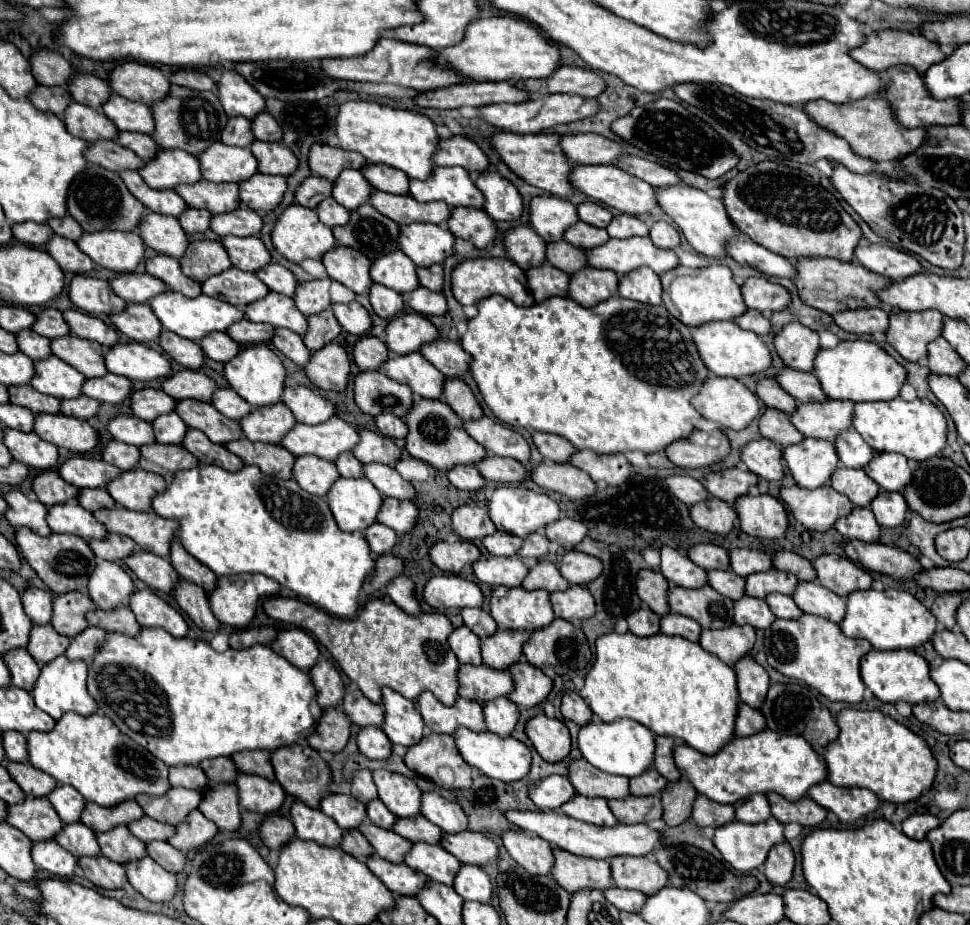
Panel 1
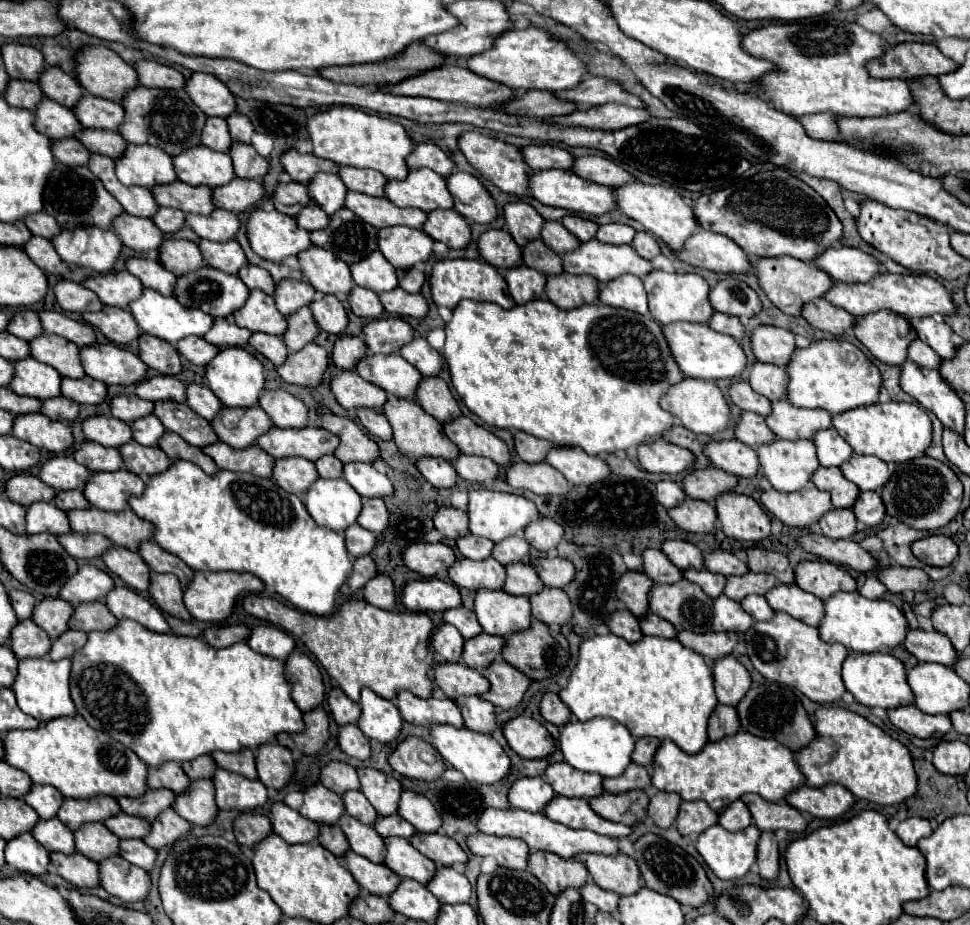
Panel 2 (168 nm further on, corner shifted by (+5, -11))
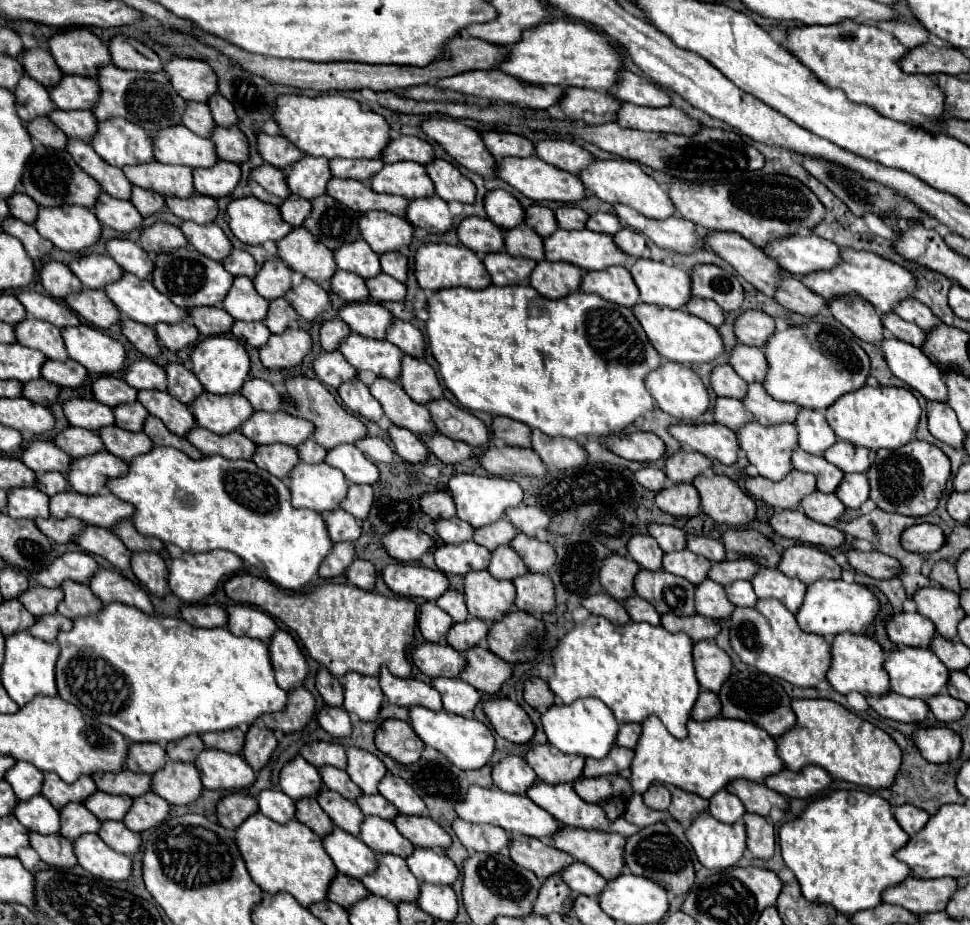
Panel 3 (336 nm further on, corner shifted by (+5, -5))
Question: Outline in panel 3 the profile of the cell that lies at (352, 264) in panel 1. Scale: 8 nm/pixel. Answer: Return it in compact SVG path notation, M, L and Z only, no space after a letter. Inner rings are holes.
M304 226L294 228L292 234L288 234L282 242L278 242L278 256L296 272L302 272L310 280L330 280L332 274L338 270L334 252L328 250L322 242L318 242L316 236L312 236Z

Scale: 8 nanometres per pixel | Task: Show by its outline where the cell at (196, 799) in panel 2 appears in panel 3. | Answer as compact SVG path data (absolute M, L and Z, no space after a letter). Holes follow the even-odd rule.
M168 760L168 764L156 772L152 780L154 792L176 806L188 806L196 802L204 790L196 766L184 762Z

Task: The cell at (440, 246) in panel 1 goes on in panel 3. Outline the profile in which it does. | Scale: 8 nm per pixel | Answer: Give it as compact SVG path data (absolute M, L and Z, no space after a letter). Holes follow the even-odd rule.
M366 212L360 216L360 232L376 254L396 252L410 246L414 240L414 226L390 212Z

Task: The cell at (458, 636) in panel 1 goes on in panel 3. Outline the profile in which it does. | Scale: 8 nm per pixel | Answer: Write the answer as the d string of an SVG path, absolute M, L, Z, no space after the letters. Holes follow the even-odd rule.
M426 602L420 608L420 620L418 620L418 628L422 632L422 636L428 642L436 642L436 644L444 644L446 642L446 634L448 630L454 626L454 620L440 610L436 604Z

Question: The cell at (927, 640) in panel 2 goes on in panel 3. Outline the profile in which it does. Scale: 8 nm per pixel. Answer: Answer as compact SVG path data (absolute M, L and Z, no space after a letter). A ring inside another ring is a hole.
M894 614L894 618L886 624L888 636L894 644L898 644L900 648L906 646L916 646L916 648L928 648L932 638L936 636L936 628L932 626L932 622L928 622L928 618L920 616L920 614Z

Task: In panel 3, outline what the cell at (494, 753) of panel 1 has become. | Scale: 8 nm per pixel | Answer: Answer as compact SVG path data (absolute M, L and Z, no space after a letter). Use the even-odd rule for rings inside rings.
M416 706L410 710L410 724L414 732L420 736L420 740L424 740L426 746L442 752L460 770L478 770L486 766L494 754L494 746L496 746L494 736L490 728L478 722L476 718L462 718L456 714L448 714L446 710L434 712L434 710Z

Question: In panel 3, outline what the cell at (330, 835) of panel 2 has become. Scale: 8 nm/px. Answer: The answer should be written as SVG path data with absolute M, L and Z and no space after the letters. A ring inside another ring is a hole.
M302 798L296 802L296 818L306 824L312 832L316 832L320 838L328 836L334 828L334 822L328 818L328 814L320 808L318 800L314 798Z

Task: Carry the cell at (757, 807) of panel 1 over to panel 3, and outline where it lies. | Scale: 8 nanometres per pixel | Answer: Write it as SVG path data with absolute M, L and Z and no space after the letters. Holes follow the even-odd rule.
M720 790L718 794L714 794L710 798L710 814L720 822L734 824L734 822L742 820L746 810L744 810L740 798L730 794L728 790Z

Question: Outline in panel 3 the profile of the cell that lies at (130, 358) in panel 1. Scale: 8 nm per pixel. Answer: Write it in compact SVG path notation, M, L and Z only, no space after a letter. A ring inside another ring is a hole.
M80 324L62 330L62 336L68 356L86 366L90 374L108 376L126 368L126 348L98 328Z

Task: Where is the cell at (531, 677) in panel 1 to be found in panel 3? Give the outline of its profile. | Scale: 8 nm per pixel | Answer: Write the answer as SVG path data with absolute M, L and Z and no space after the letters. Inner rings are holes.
M484 644L464 652L466 668L460 678L486 694L498 694L502 684L512 678L512 666L502 658L496 658Z

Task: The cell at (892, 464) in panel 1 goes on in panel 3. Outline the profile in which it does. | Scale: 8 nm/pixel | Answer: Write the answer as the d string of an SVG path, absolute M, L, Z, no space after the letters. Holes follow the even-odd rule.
M836 442L832 448L824 452L824 458L838 466L842 472L868 472L868 466L872 466L870 450L864 450L862 446L852 446L848 442Z

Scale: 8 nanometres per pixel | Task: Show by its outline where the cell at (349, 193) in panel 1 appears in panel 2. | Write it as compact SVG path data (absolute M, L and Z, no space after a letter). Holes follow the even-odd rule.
M318 172L308 184L306 190L310 198L326 212L332 214L344 206L344 196L346 196L346 186L336 174L328 172Z

